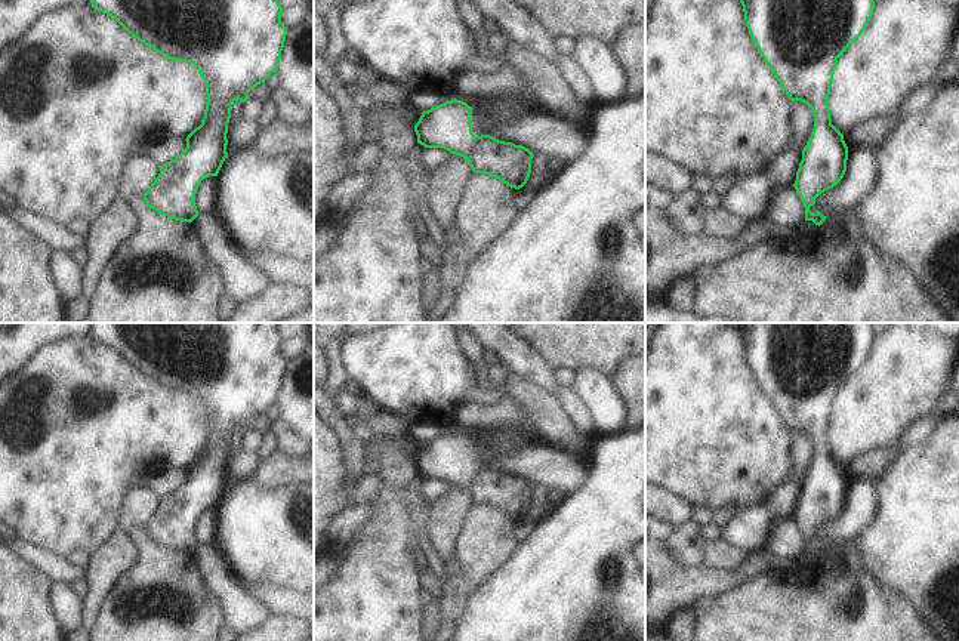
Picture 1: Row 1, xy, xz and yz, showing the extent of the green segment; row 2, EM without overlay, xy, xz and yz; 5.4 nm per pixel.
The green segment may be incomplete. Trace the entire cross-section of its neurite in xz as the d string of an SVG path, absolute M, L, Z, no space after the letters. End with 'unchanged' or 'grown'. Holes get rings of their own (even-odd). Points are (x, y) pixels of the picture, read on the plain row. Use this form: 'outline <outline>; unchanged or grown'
outline M456 429L423 443L414 456L417 475L463 489L474 505L490 506L511 520L522 520L531 505L533 484L490 466L475 468L469 438Z; unchanged

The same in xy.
outline M93 323L92 339L115 351L129 366L167 391L192 395L206 415L207 435L201 456L186 468L186 480L169 494L142 527L147 537L175 552L198 548L195 524L203 511L218 508L226 484L226 465L234 432L246 434L249 423L278 401L287 360L281 354L278 323Z; unchanged

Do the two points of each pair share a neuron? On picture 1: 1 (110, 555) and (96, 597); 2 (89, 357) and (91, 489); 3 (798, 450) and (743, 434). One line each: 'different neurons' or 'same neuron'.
1: same neuron
2: same neuron
3: different neurons

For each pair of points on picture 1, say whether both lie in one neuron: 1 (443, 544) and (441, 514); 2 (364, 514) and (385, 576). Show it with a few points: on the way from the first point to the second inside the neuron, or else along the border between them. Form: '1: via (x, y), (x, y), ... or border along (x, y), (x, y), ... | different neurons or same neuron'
1: via (443, 536), (443, 521) | same neuron
2: border along (367, 505), (370, 517), (348, 541) | different neurons

